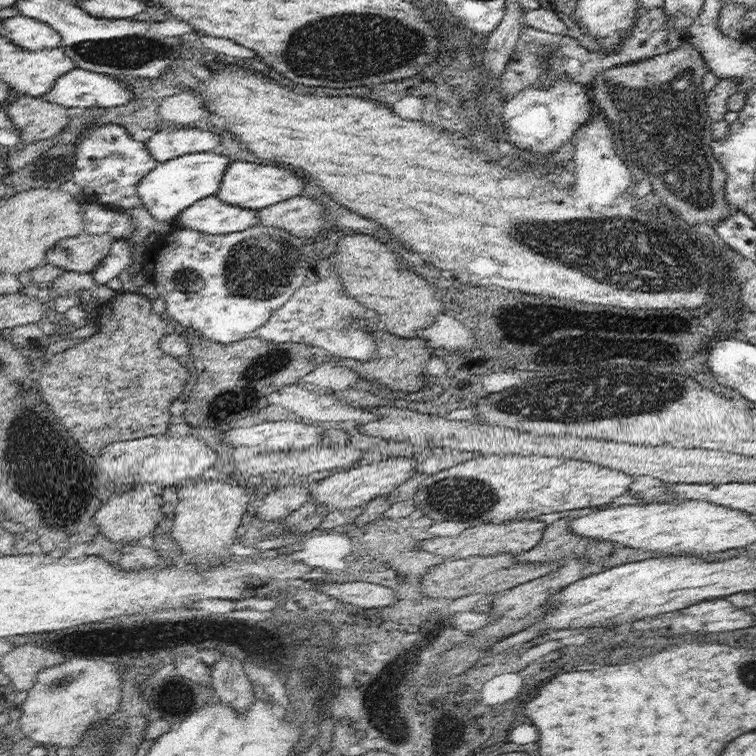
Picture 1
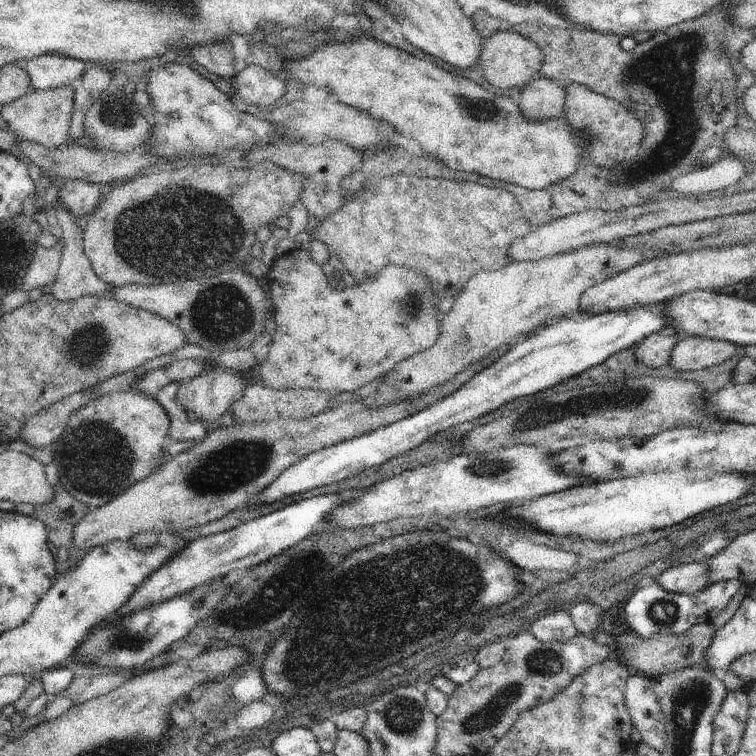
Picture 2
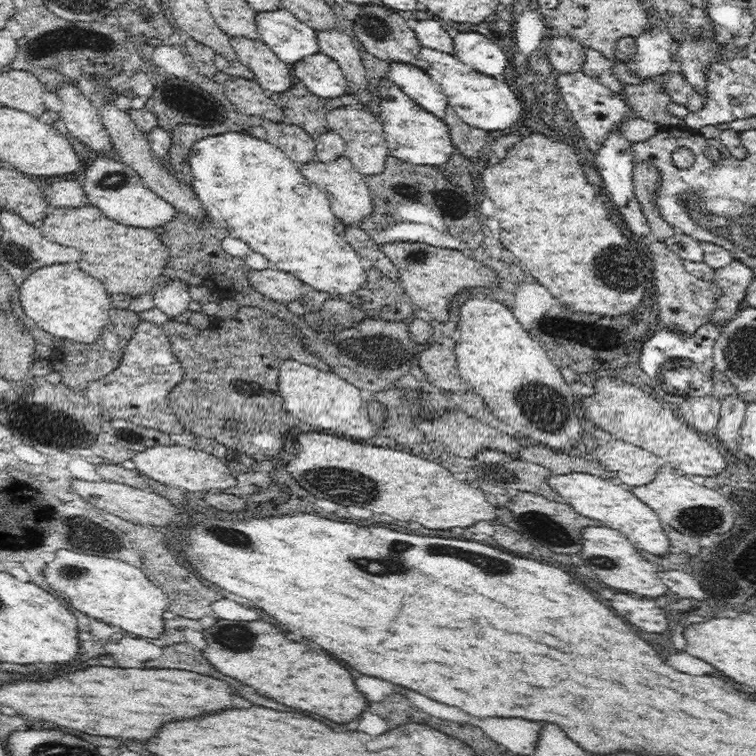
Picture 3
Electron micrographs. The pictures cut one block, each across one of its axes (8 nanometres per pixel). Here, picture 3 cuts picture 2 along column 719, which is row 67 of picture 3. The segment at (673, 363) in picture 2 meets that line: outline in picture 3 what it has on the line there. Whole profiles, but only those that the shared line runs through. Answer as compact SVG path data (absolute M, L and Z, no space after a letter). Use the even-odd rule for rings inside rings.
M318 30L318 46L322 54L332 56L340 64L348 80L348 92L366 106L370 100L366 92L366 70L362 64L360 50L354 44L354 38L338 30Z

